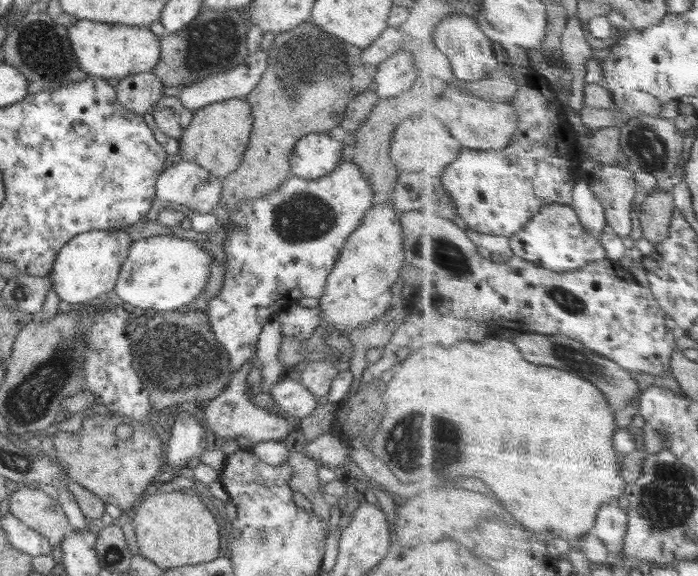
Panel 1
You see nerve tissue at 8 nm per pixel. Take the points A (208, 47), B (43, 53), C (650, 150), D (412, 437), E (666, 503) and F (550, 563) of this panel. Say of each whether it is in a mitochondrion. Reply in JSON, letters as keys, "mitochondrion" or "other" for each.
{"A":"mitochondrion","B":"mitochondrion","C":"mitochondrion","D":"mitochondrion","E":"mitochondrion","F":"other"}

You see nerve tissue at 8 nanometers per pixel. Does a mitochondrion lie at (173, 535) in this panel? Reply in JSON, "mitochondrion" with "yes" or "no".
{"mitochondrion":"no"}

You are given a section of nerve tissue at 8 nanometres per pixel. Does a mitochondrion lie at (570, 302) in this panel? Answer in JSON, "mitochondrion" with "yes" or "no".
{"mitochondrion":"yes"}

